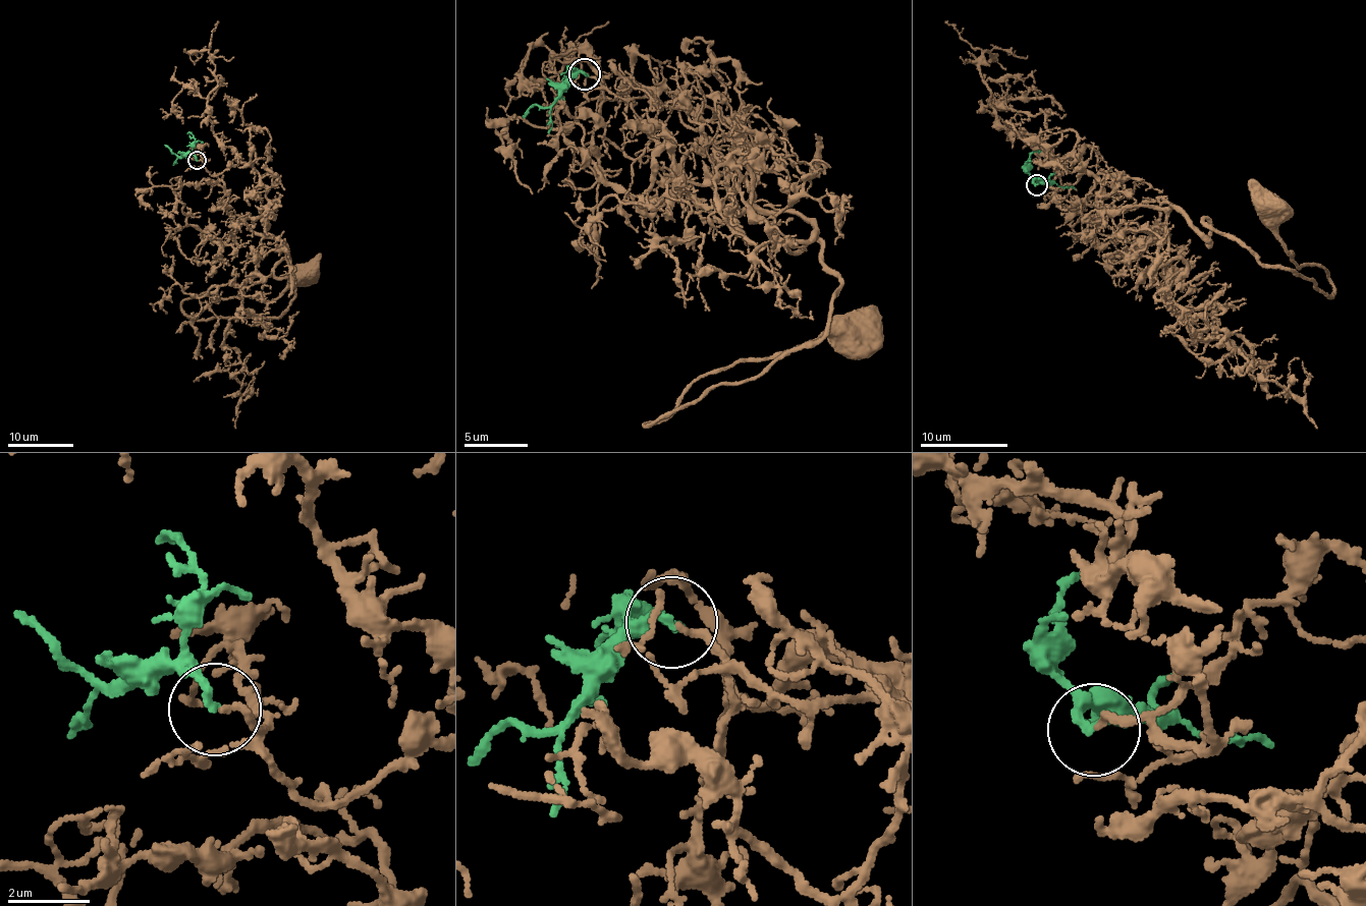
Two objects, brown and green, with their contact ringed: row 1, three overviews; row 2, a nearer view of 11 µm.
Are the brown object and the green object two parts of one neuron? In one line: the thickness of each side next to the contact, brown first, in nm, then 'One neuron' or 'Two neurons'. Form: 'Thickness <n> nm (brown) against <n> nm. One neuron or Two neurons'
Thickness 160 nm (brown) against 190 nm. One neuron

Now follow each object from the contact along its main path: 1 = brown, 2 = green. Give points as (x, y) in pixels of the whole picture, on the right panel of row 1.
1: (1037, 184), (1060, 190), (1069, 153), (1103, 208), (1170, 207), (1209, 242), (1207, 220), (1327, 298), (1269, 211)
2: (1037, 184), (1038, 179), (1052, 182), (1049, 176), (1054, 172)

